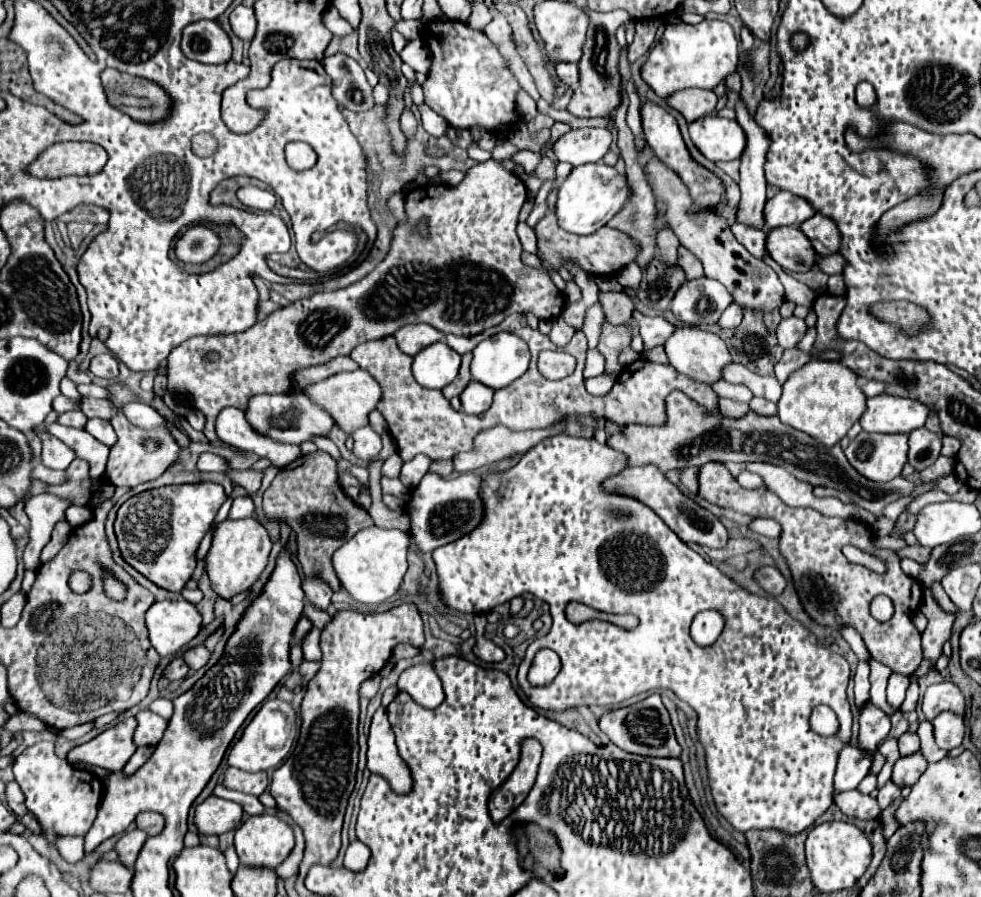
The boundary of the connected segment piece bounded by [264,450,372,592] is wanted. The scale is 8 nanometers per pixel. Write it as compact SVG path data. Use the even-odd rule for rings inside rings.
M314 452L300 456L294 464L280 468L268 490L264 492L264 512L268 518L284 518L296 530L298 562L308 578L320 578L336 592L340 582L332 568L332 554L348 542L358 530L372 526L370 514L348 498L336 480L336 460L328 452Z

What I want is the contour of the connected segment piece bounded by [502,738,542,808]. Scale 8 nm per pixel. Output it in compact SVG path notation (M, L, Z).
M526 738L522 742L522 756L520 762L502 785L514 796L514 808L518 807L526 798L536 780L536 770L540 764L542 746L534 738Z

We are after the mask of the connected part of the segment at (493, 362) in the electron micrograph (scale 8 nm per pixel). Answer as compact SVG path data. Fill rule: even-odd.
M500 332L472 350L472 378L488 388L504 388L528 370L530 352L522 338Z

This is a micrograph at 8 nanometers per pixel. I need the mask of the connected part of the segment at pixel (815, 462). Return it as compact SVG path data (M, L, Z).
M672 390L666 400L668 406L668 424L658 428L648 428L642 424L630 424L622 430L622 434L612 436L608 446L624 452L628 456L630 466L654 464L658 470L668 472L684 466L702 466L704 462L768 462L782 466L798 480L810 482L812 486L830 486L846 492L854 504L864 506L866 510L880 514L886 504L910 496L916 490L916 484L896 476L890 482L872 482L858 474L850 462L846 460L840 444L828 448L818 440L802 434L800 430L792 430L782 424L778 416L758 416L748 412L740 420L730 418L714 418L706 414L696 402L692 402L680 390Z

